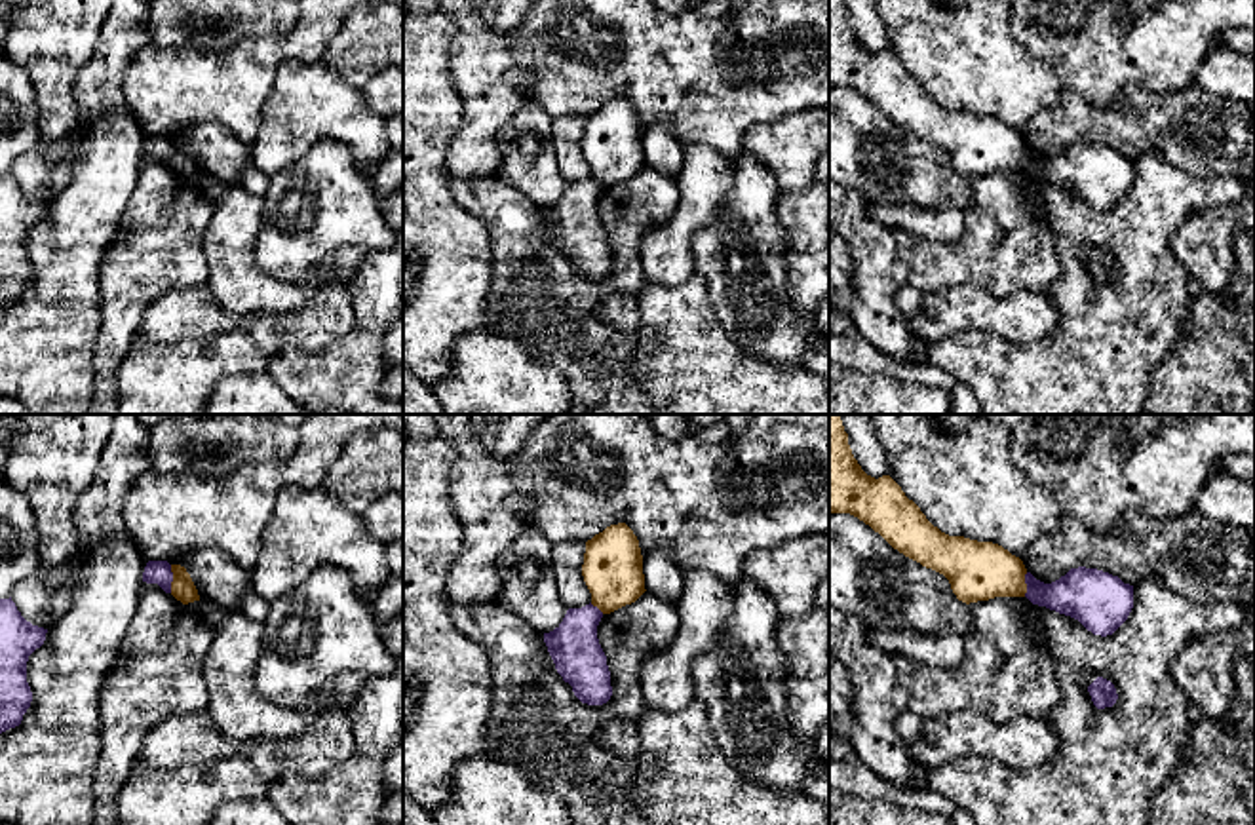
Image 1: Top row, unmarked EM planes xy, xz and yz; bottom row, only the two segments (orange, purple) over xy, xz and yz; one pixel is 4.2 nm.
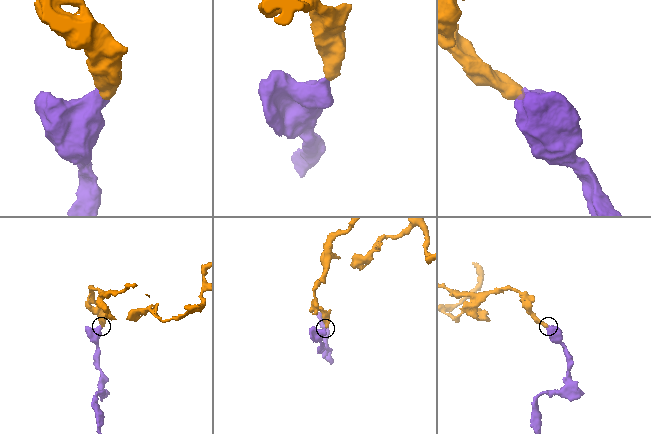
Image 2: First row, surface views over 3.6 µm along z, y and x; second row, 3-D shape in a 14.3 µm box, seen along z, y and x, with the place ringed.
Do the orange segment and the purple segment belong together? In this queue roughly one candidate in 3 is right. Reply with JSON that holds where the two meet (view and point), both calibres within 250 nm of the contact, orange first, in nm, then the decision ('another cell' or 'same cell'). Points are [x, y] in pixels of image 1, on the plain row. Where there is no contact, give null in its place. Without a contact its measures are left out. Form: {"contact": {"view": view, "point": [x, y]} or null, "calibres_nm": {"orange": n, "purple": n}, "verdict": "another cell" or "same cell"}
{"contact": {"view": "xy", "point": [173, 153]}, "calibres_nm": {"orange": 100, "purple": 100}, "verdict": "another cell"}

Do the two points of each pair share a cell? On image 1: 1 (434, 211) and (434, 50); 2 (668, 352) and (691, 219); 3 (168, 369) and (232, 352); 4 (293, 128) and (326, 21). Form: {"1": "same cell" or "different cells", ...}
{"1": "same cell", "2": "different cells", "3": "same cell", "4": "different cells"}

